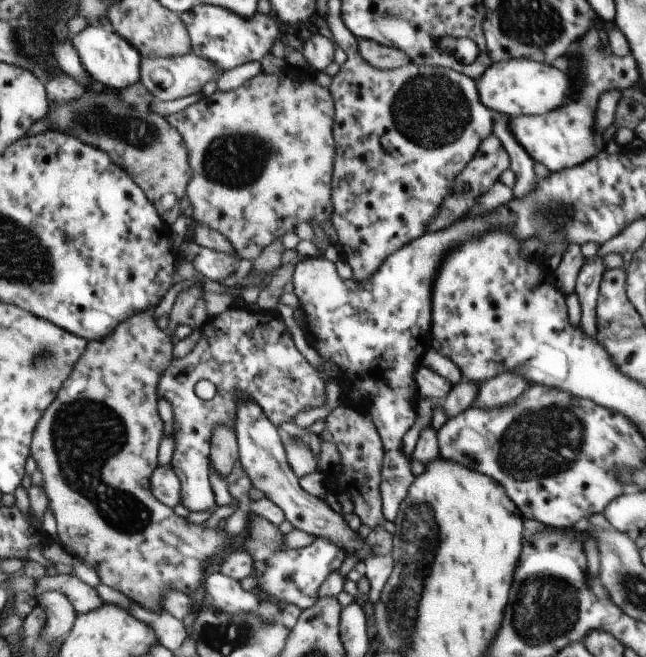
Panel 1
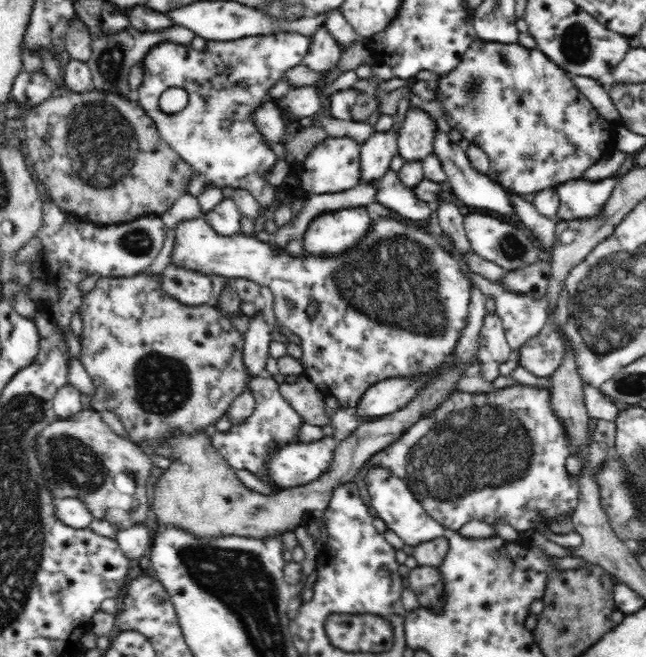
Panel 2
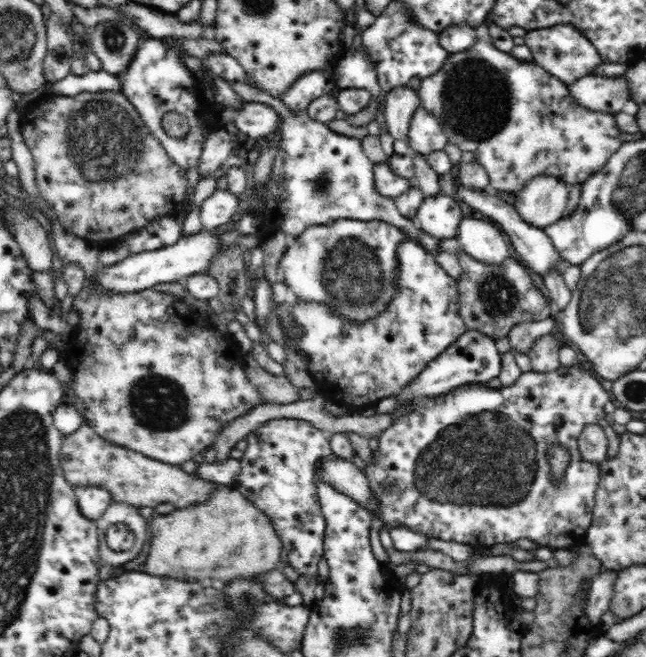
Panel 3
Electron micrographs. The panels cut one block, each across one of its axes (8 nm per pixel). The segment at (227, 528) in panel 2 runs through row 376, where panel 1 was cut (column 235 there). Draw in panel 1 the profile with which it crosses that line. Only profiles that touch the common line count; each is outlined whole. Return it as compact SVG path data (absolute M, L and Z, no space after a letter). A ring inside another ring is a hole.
M216 425L211 432L211 453L209 454L212 466L225 478L239 460L239 446L237 436L232 427Z

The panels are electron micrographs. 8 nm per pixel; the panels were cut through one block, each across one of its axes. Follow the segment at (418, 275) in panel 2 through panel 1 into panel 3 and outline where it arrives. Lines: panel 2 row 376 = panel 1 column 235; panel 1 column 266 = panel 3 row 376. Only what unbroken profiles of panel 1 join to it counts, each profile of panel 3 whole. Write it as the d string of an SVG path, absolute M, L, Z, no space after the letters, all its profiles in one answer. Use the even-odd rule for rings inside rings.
M406 239L401 243L398 253L398 274L396 274L396 294L394 294L393 300L390 302L388 309L376 319L371 319L366 322L350 322L344 317L338 317L336 313L332 313L326 305L320 305L320 303L296 303L292 306L286 304L277 304L277 316L280 319L280 324L283 322L285 324L286 333L294 340L297 344L297 351L300 353L300 356L304 357L304 360L308 363L309 374L315 382L314 391L322 394L325 397L326 402L337 403L340 406L345 407L348 410L351 409L362 409L363 406L368 406L370 402L378 402L381 398L388 398L389 396L396 396L400 392L400 388L412 382L422 370L424 370L428 362L434 360L439 354L442 354L453 342L458 340L459 336L462 336L466 331L465 324L460 317L460 299L459 292L457 287L457 282L455 278L448 276L446 271L438 264L435 253L424 249L420 244L412 239ZM297 323L300 326L303 326L303 337L295 339L292 337L291 333L291 324Z

